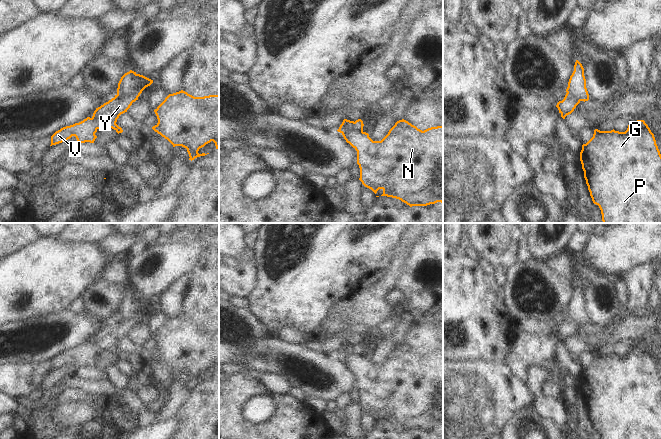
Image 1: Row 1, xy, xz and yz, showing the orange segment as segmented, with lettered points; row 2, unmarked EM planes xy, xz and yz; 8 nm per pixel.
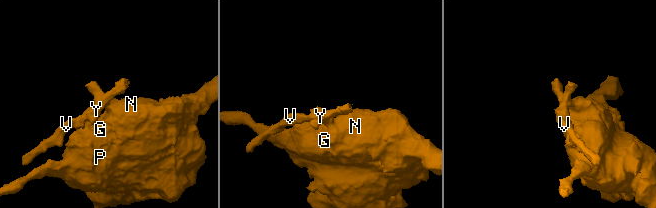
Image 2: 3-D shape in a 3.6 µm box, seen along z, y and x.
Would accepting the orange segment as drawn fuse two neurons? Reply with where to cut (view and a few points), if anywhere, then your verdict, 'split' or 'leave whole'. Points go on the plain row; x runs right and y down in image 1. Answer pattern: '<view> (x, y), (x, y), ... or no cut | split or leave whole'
xy (137, 298), (136, 310), (131, 316), (128, 319), (117, 318) | split

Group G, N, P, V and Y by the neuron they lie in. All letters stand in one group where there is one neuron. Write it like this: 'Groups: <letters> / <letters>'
Groups: G N P / V Y.

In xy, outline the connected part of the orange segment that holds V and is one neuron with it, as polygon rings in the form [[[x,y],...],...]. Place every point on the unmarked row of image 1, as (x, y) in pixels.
[[[137,298],[135,303],[137,310],[131,315],[129,320],[117,318],[114,322],[96,332],[93,340],[87,341],[79,347],[66,350],[56,355],[51,360],[51,369],[56,369],[67,365],[75,360],[78,367],[90,366],[94,367],[97,360],[95,357],[100,352],[112,352],[118,358],[123,354],[116,346],[119,340],[130,332],[133,326],[138,324],[142,315],[153,307],[153,304]]]

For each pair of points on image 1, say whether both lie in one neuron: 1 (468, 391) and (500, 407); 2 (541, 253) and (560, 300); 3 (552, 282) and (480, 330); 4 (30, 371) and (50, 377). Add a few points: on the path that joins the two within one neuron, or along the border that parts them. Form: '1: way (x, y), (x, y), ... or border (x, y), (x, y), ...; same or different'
1: way (476, 397), (490, 397), (492, 399); same
2: border (534, 257), (545, 261); different
3: border (503, 288), (506, 307), (517, 322); different
4: border (50, 370), (43, 377), (41, 384), (33, 395); different

